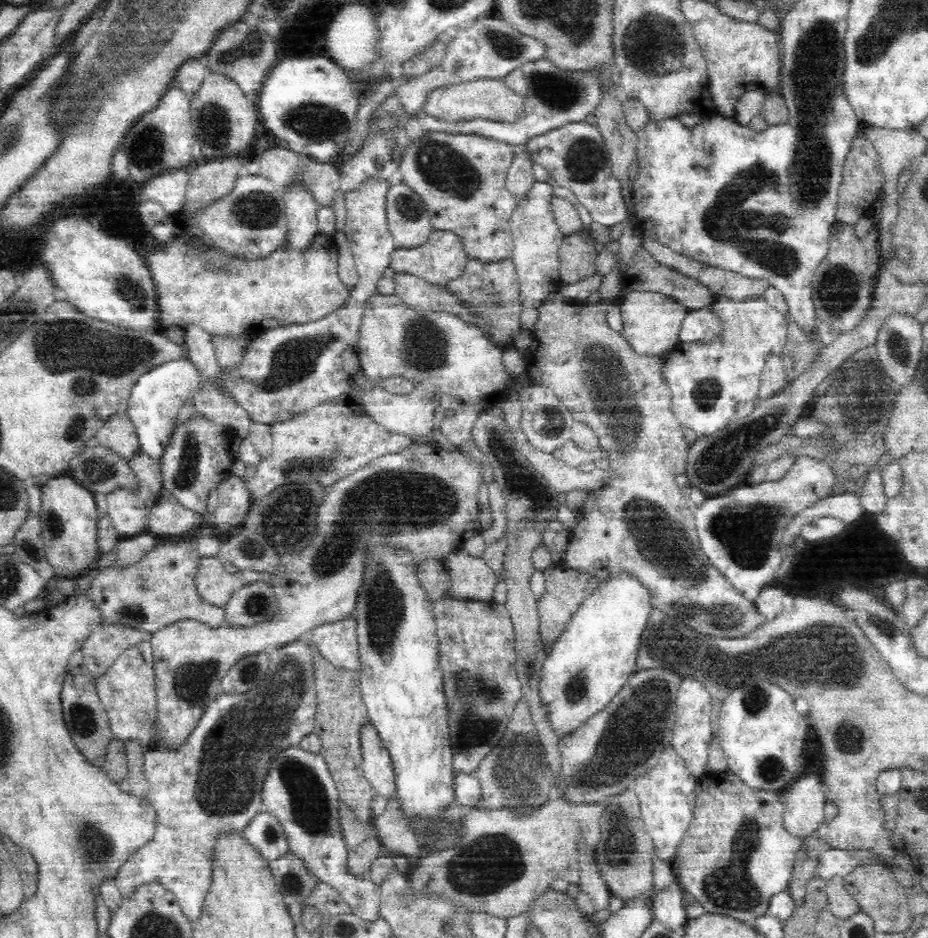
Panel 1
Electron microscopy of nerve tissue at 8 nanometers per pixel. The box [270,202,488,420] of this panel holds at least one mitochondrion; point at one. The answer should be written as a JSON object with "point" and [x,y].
{"point":[427,348]}

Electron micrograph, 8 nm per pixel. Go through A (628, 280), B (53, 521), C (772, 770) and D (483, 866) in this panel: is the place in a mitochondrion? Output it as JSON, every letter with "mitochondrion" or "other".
{"A":"other","B":"mitochondrion","C":"mitochondrion","D":"mitochondrion"}

